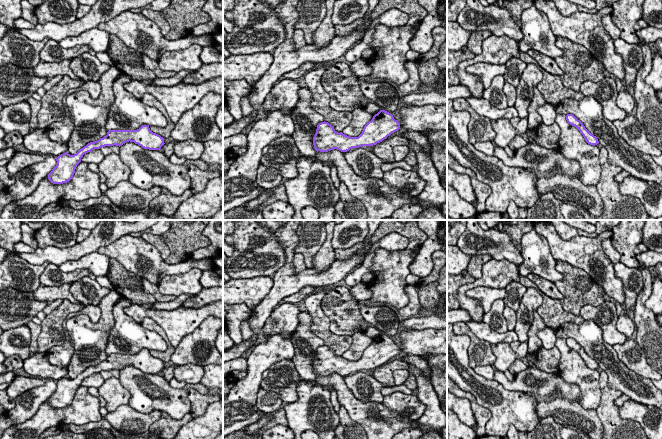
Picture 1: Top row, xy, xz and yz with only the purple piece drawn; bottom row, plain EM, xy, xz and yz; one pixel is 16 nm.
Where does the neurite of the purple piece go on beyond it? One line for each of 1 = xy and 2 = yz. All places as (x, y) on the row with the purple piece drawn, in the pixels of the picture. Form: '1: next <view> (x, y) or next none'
1: next none
2: next none

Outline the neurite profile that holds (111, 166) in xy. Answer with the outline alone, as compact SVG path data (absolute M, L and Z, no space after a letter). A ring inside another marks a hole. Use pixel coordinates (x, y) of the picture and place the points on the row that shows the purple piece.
M109 154L98 164L99 171L106 176L108 188L116 186L121 181L129 180L130 168L125 165L118 154Z

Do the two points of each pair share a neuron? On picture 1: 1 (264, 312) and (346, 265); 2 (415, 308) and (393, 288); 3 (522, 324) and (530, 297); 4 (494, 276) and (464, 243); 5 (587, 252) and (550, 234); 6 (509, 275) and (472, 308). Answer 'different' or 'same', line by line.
1: same
2: different
3: same
4: different
5: same
6: same

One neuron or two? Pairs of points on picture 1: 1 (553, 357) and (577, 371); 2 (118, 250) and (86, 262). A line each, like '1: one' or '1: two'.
1: two
2: two

